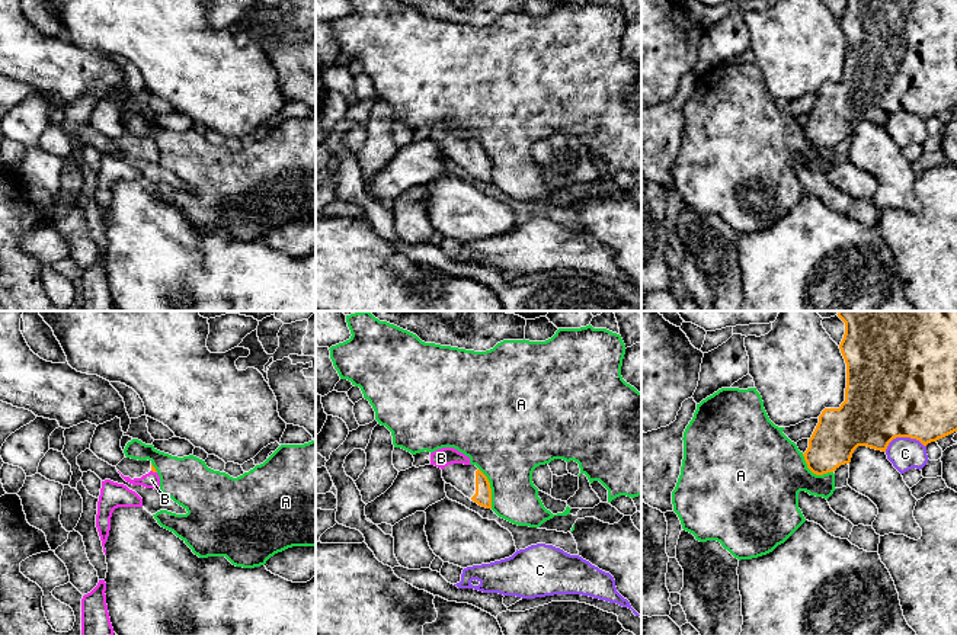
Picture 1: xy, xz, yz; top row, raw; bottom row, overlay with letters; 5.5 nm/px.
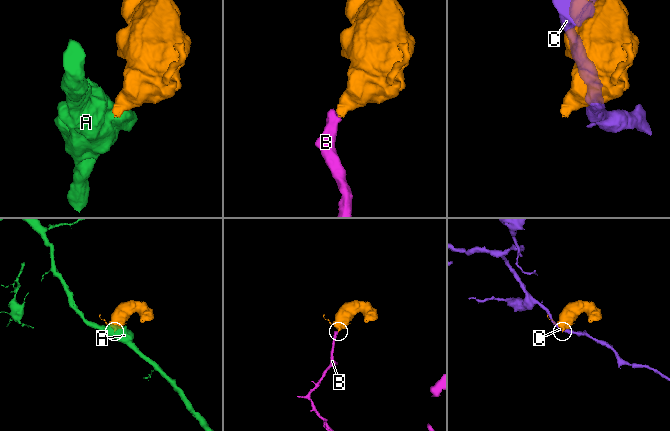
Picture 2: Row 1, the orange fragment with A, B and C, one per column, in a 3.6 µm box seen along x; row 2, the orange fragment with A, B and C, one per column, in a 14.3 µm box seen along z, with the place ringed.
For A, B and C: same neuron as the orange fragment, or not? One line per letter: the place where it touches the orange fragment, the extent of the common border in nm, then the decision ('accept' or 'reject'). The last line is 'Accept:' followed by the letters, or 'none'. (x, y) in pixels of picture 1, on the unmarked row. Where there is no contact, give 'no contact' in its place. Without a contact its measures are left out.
A: contact xz (490, 163); length 240 nm; reject
B: contact xy (154, 146); length 40 nm; accept
C: contact yz (903, 111); length 240 nm; reject
Accept: B

